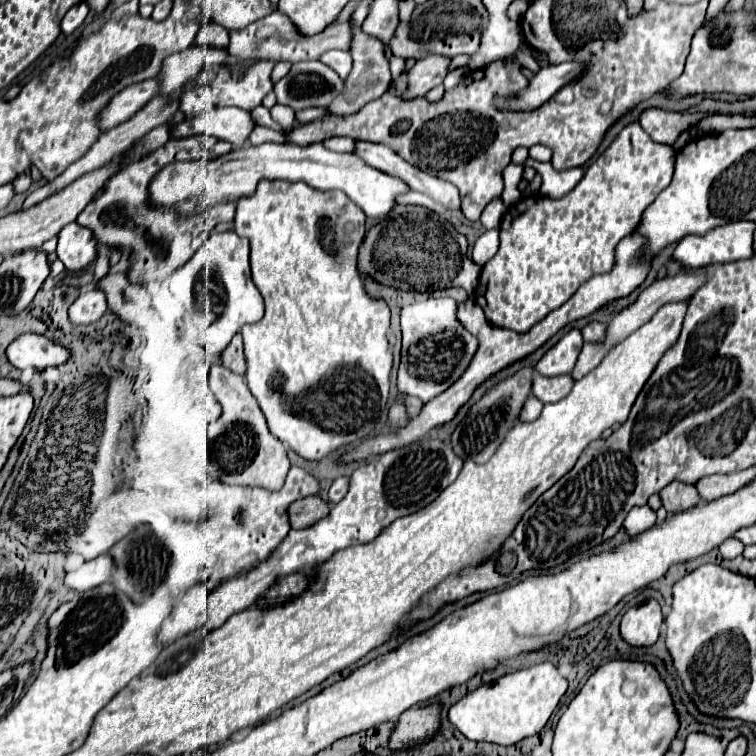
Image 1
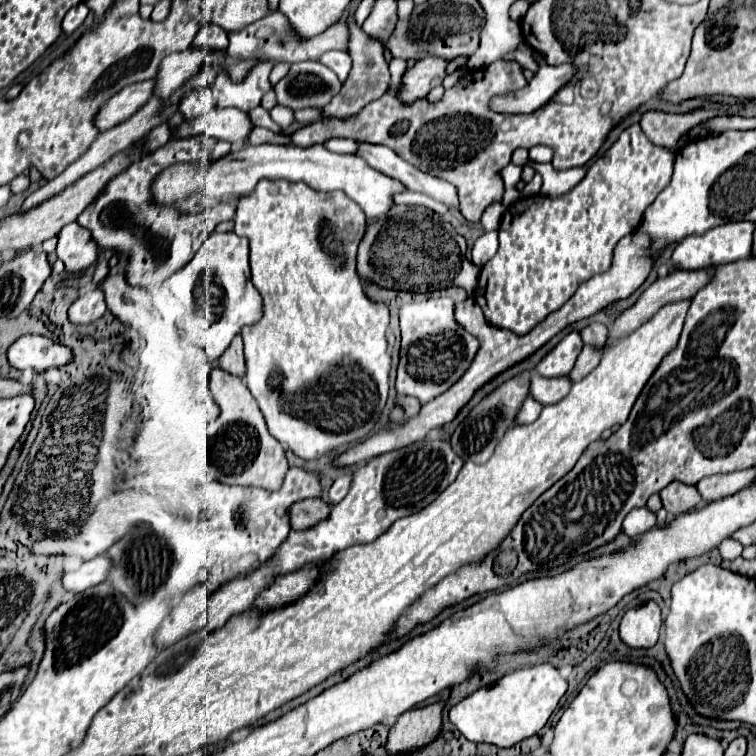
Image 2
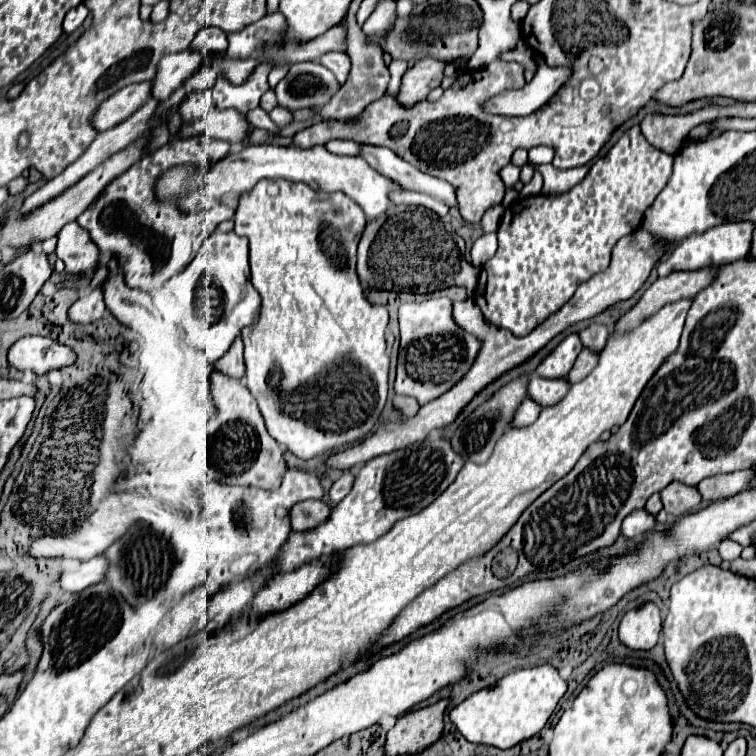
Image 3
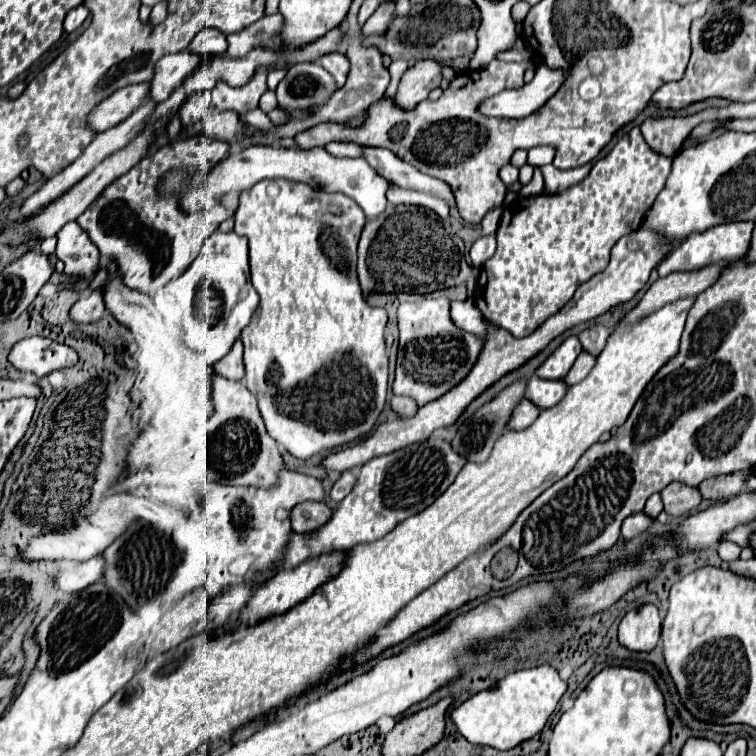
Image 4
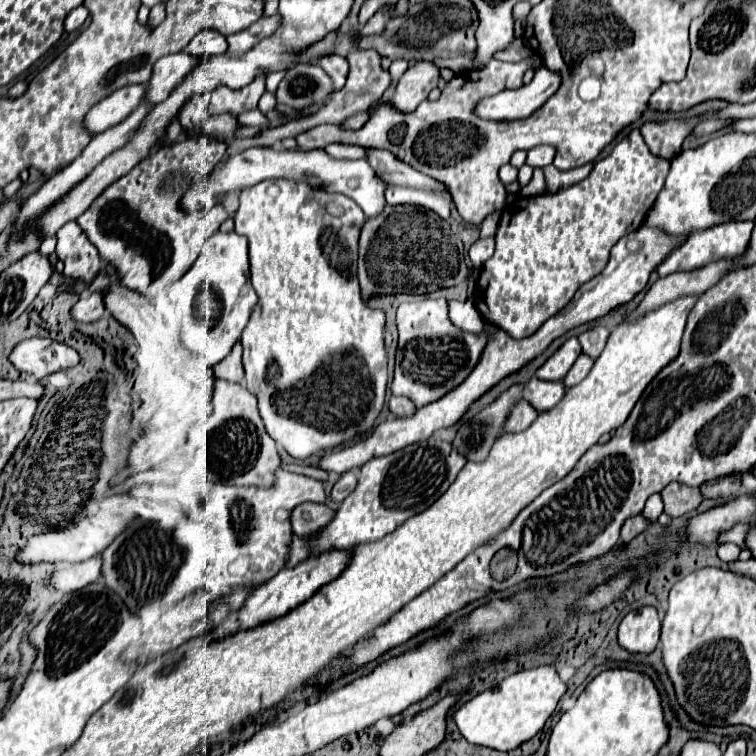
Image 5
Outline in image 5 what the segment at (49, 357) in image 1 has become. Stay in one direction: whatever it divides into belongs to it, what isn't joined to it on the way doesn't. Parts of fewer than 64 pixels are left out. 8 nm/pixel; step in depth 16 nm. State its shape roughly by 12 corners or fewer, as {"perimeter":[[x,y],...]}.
{"perimeter":[[28,338],[12,350],[20,372],[44,380],[74,368],[74,348],[50,338]]}

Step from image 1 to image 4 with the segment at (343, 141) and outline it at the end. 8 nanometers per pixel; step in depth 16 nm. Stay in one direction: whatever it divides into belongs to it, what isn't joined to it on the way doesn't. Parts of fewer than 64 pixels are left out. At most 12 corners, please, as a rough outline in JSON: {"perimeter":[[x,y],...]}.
{"perimeter":[[332,142],[325,147],[332,156],[362,158],[356,144]]}

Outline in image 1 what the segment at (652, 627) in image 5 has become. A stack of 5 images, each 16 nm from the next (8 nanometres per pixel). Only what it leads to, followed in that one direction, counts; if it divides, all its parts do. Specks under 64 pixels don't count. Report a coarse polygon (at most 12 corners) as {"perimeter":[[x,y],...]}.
{"perimeter":[[656,600],[630,608],[620,636],[634,648],[652,646],[662,626]]}

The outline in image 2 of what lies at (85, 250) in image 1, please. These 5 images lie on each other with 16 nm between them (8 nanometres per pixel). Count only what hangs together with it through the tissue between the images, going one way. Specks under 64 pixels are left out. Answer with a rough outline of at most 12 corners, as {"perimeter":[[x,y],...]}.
{"perimeter":[[70,222],[58,234],[56,254],[66,272],[96,264],[98,246]]}

